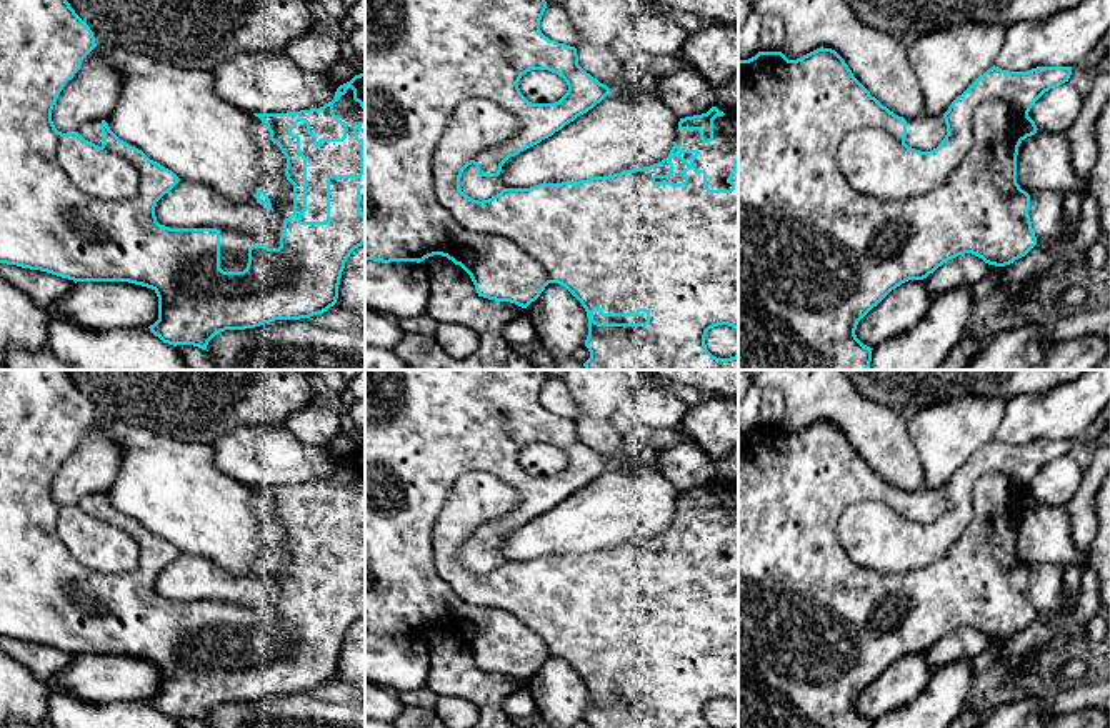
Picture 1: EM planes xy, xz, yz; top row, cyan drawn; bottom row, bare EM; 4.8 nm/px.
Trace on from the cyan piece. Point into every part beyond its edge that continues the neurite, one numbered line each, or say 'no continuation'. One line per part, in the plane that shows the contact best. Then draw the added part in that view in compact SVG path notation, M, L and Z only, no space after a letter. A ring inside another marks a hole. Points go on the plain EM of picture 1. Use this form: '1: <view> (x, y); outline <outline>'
1: xy (332, 530); outline M352 461L333 476L333 486L347 496L343 515L322 515L315 521L305 495L298 495L292 503L300 510L300 525L307 530L307 585L302 588L302 595L327 593L328 548L360 546L360 516L353 511L353 498L358 496L365 503L365 483L353 473Z
2: xy (234, 618); outline M287 558L287 576L277 581L275 586L280 596L273 603L263 606L243 606L232 603L220 603L220 641L223 645L243 645L248 636L248 621L252 618L265 618L268 621L280 620L280 610L283 606L283 593L293 586L293 558Z
3: xz (475, 560); outline M473 536L460 550L460 563L478 575L495 570L503 561L500 550L478 550Z

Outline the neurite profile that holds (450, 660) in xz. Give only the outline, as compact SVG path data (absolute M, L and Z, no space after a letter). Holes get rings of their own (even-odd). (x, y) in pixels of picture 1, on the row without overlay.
M455 636L430 648L430 666L427 688L477 705L480 716L472 728L520 728L503 711L502 701L522 688L522 680L480 670L470 648Z

